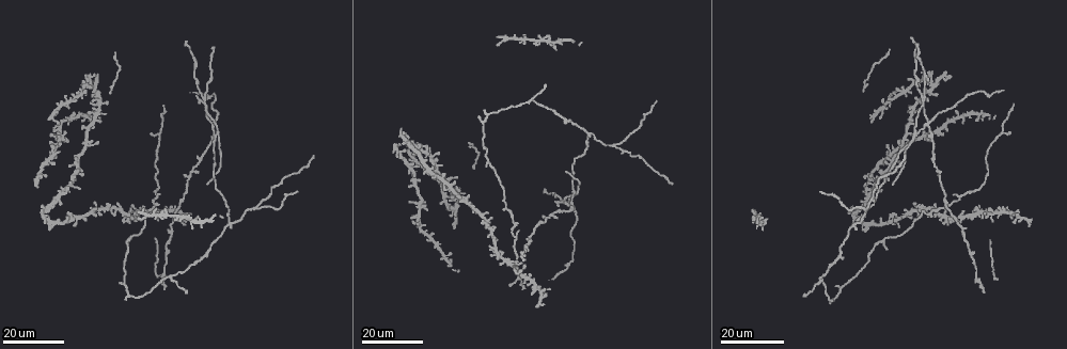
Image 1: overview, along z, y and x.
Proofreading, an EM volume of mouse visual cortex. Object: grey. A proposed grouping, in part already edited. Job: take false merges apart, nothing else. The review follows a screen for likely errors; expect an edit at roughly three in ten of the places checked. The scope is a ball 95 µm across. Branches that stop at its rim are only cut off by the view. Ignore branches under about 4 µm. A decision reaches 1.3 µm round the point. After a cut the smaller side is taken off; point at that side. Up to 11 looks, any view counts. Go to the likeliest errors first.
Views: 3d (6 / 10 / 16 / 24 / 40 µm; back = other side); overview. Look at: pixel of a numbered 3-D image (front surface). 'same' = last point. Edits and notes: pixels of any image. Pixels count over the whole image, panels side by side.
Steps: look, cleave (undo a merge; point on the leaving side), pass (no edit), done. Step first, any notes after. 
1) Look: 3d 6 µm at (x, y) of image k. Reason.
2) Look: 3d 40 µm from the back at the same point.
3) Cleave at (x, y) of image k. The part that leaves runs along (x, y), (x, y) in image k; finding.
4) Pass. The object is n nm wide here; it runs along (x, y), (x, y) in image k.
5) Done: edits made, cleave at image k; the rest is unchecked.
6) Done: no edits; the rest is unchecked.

Look: 3d 16 µm at (171, 277) of image 1. Four or more arms meet.

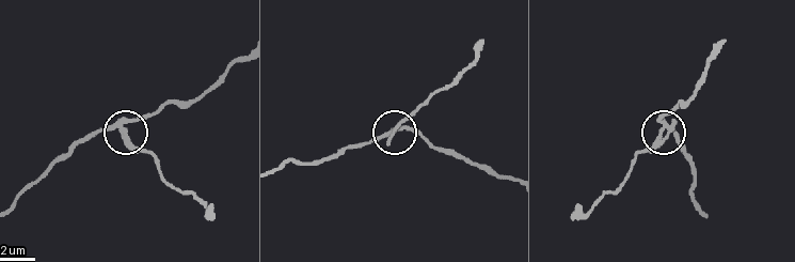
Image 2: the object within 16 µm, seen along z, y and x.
Look: 3d 10 µm at (661, 131) of image 2.

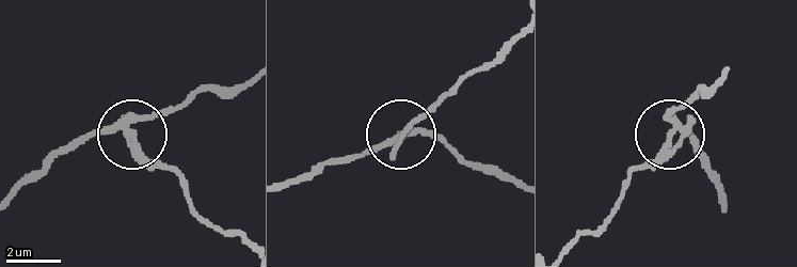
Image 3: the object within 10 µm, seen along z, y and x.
Cleave at (149, 160) of image 3. The side arm is 10 µm long; the part that leaves runs along (132, 134), (198, 214), (248, 241) in image 3; a second neuron is stuck on.

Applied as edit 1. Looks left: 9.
Look: overview. See it whole again.

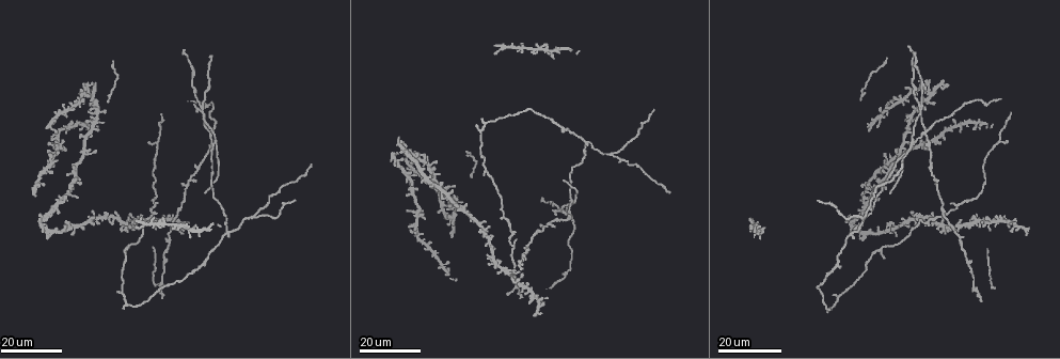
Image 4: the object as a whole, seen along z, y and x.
Look: 3d 24 µm at (228, 234) of image 4. Four-way junction.

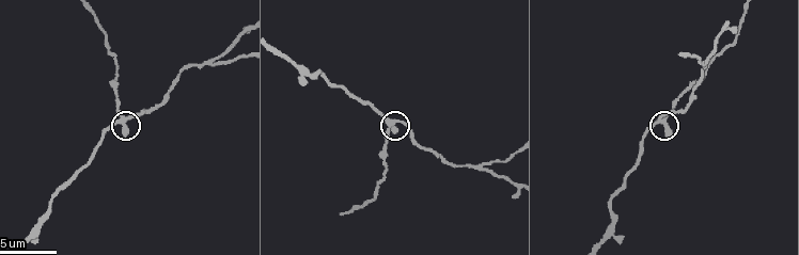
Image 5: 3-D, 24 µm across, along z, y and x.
Look: 3d 10 µm at (119, 115) of image 5.

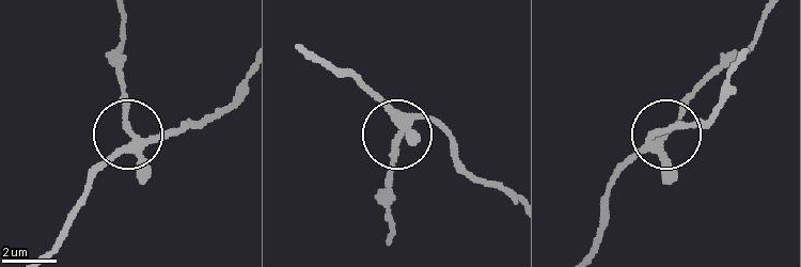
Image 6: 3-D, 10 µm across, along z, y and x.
Pass. The object is 270 nm wide here; it runs along (45, 250), (93, 174), (135, 134), (181, 134) in image 6; continuous, no second neuron.

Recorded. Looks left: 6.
Look: 3d 10 µm at (488, 163) of image 5. A fork.

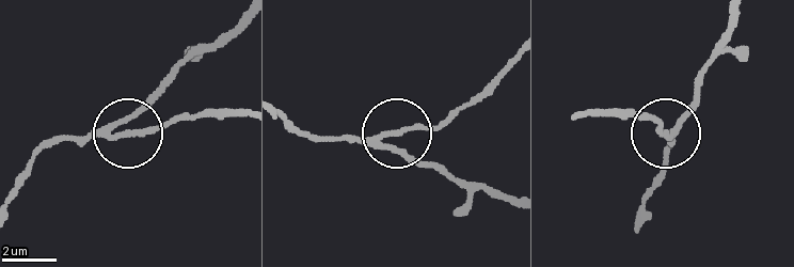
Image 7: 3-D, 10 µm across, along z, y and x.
Pass. The object is 200 nm wide here; continuous, no second neuron.

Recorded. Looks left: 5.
Look: 3d 16 µm at (84, 154) of image 4. Four-way junction.

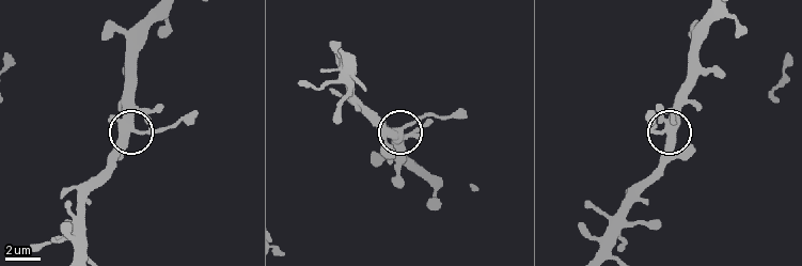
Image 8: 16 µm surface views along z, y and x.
Look: 3d 6 µm at (665, 127) of image 8. Zoom in.

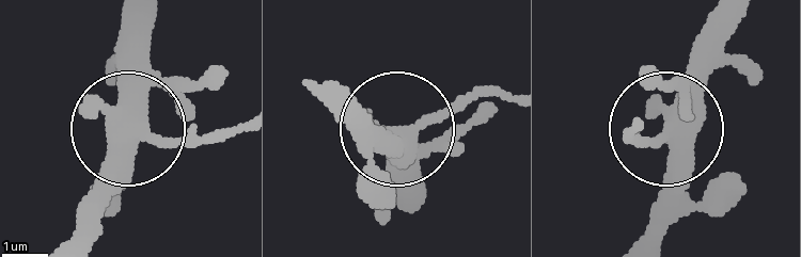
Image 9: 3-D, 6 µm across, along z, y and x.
Pass. The object is 390 nm wide here; continuous, no second neuron.

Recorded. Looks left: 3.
Look: 3d 24 µm at (502, 209) of image 4.

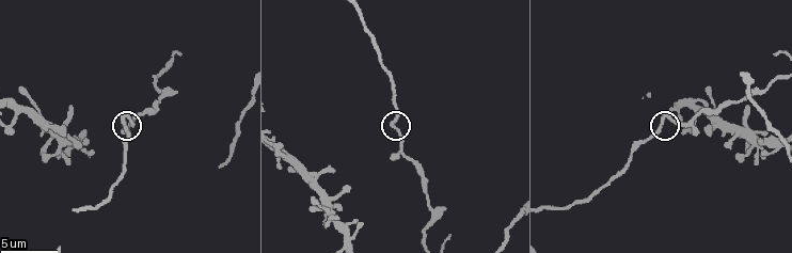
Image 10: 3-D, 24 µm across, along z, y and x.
Look: 3d 10 µm at (124, 117) of image 10.

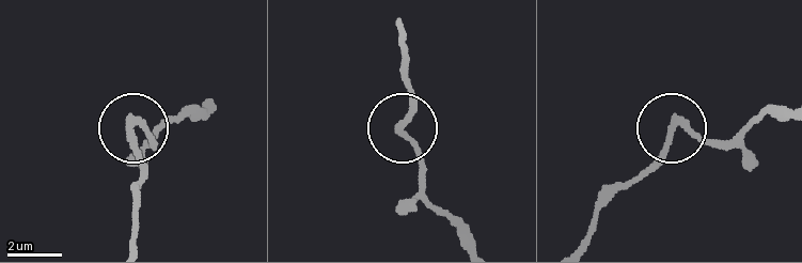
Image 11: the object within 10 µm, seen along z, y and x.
Cleave at (151, 143) of image 11. A second neuron is stuck on.

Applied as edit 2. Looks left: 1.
Done: edits made, cleave at image 3, cleave at image 11; the rest is unchecked.

